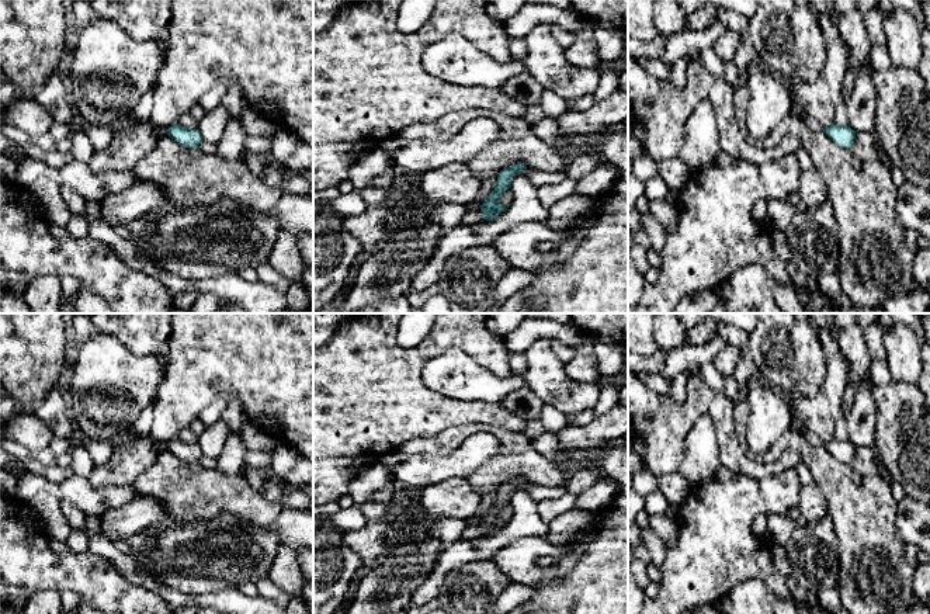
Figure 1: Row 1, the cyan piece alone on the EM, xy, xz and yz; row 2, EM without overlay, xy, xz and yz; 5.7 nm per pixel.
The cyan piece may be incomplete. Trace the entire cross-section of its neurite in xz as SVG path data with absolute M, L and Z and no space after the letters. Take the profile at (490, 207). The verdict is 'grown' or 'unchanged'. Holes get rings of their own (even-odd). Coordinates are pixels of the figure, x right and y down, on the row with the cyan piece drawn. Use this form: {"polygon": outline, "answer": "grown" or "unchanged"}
{"polygon": "M518 163L503 169L499 173L495 190L490 192L490 197L479 207L485 212L485 218L480 222L495 219L499 214L507 209L499 204L499 198L506 190L511 188L513 177L523 170L527 170L527 167Z", "answer": "unchanged"}

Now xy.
{"polygon": "M180 124L171 125L164 132L185 148L198 148L202 141L202 136L197 129L184 128Z", "answer": "unchanged"}

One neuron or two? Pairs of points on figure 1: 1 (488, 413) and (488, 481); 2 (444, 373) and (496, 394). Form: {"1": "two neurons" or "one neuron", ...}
{"1": "two neurons", "2": "one neuron"}

